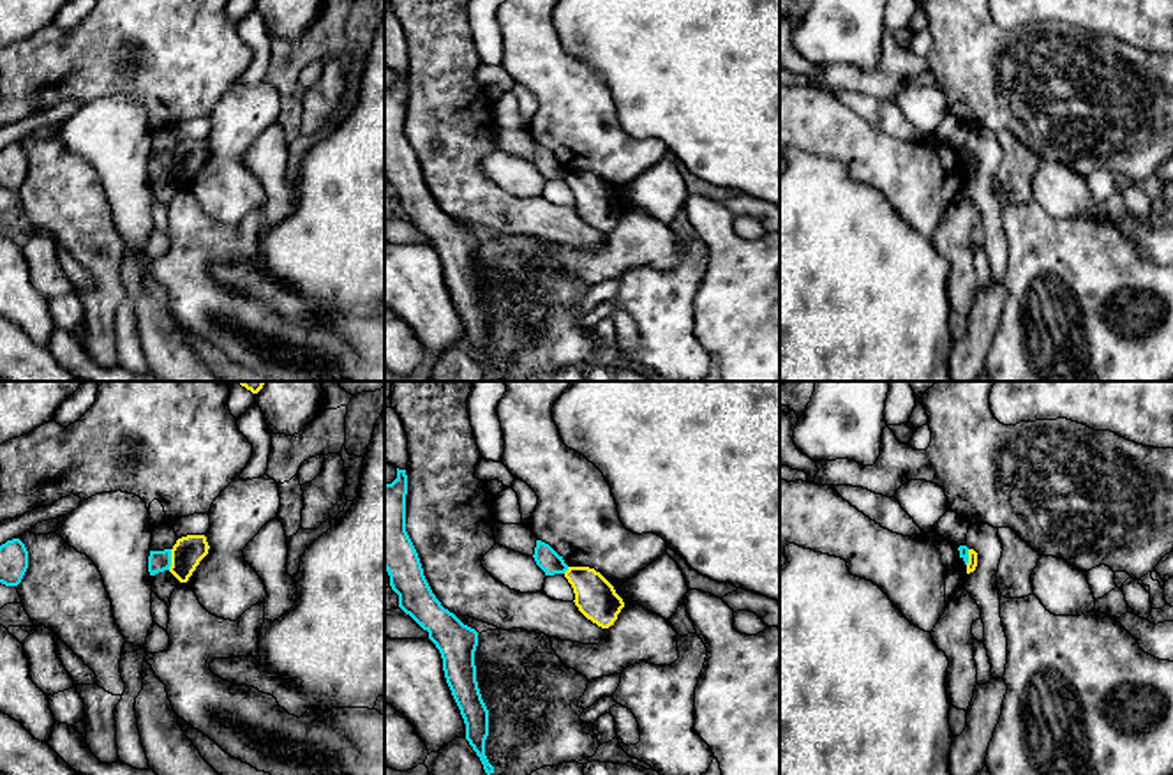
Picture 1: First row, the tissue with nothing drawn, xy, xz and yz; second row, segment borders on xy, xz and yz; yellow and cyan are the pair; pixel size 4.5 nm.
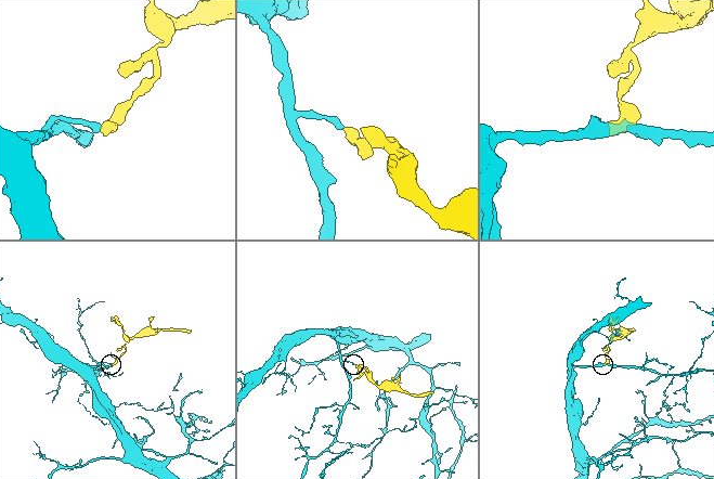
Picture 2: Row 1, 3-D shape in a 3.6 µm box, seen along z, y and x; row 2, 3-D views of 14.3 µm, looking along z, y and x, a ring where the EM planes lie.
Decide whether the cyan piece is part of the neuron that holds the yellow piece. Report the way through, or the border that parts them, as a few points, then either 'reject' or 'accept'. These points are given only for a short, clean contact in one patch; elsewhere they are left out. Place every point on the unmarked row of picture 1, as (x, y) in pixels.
border xy (171, 154), (171, 170), (168, 173); reject

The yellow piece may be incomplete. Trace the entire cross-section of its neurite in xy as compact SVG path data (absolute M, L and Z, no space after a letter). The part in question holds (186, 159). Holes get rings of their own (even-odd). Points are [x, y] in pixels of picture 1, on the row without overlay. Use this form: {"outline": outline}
{"outline": "M187 139L176 145L171 154L169 177L180 185L187 187L199 166L208 159L208 147L205 139Z"}

